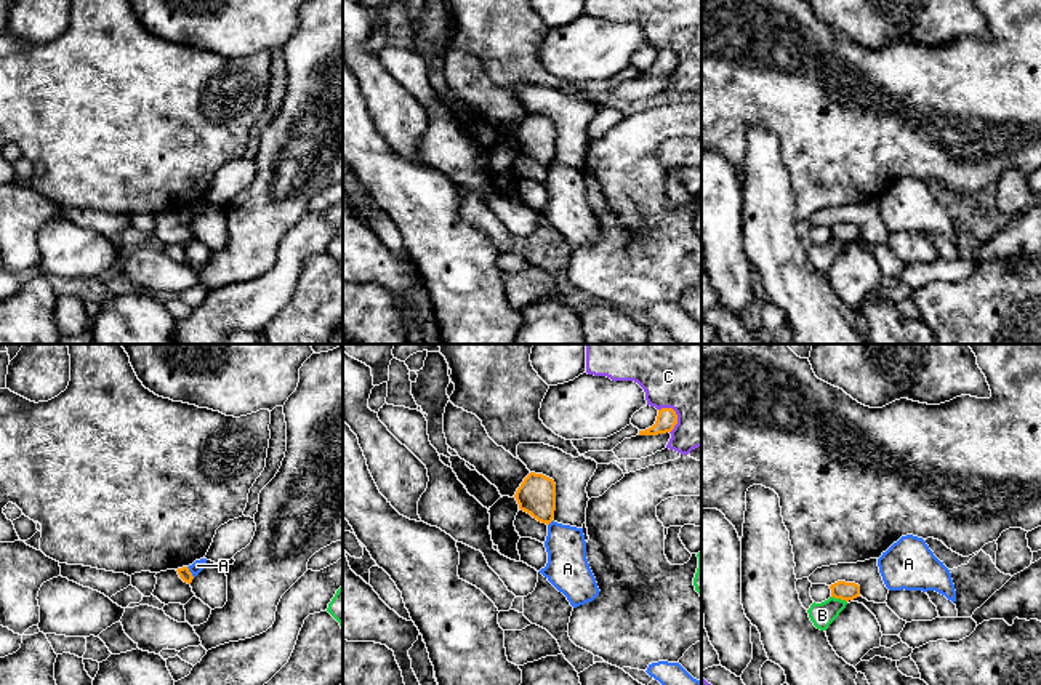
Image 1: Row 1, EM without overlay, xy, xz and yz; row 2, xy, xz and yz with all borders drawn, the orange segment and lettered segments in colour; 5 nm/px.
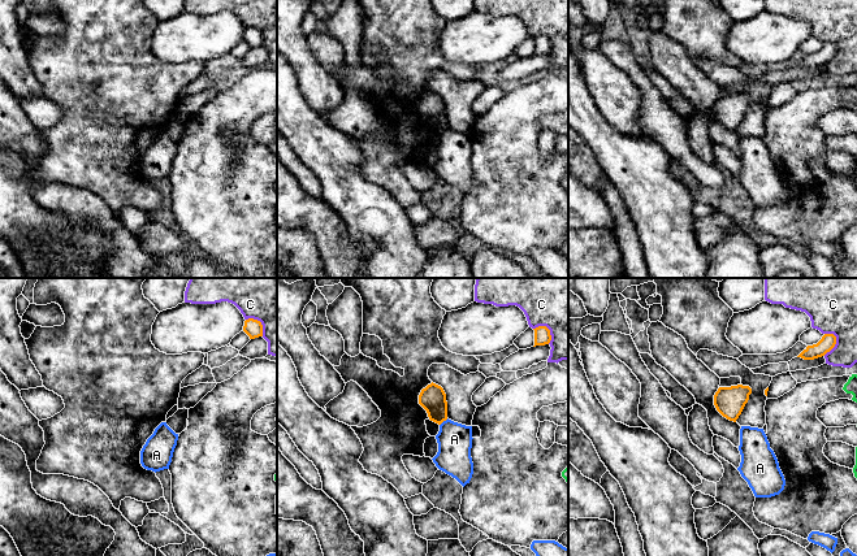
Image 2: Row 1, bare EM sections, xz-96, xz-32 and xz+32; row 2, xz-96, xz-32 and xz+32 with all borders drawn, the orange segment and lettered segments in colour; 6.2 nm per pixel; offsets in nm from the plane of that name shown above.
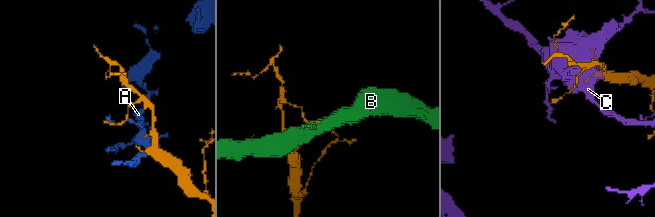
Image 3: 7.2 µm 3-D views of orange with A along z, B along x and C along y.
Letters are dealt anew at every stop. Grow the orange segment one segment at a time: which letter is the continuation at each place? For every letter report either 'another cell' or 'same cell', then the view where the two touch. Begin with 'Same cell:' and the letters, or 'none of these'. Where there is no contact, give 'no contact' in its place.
Same cell: none of these
A: another cell; meets orange in xy
B: another cell; meets orange in yz
C: another cell; meets orange in xz

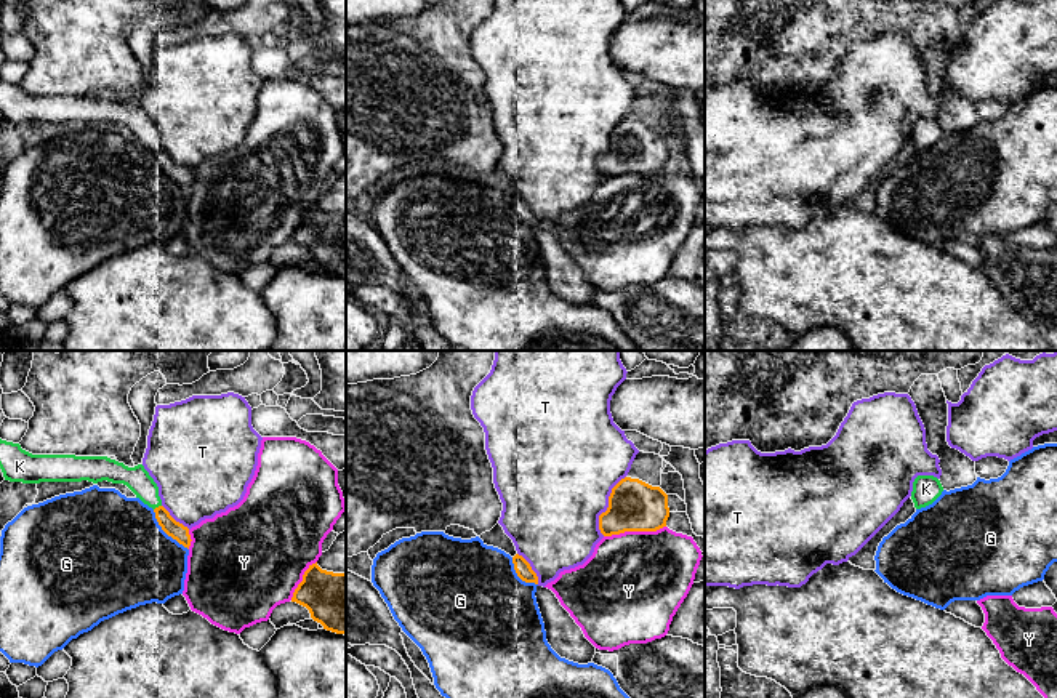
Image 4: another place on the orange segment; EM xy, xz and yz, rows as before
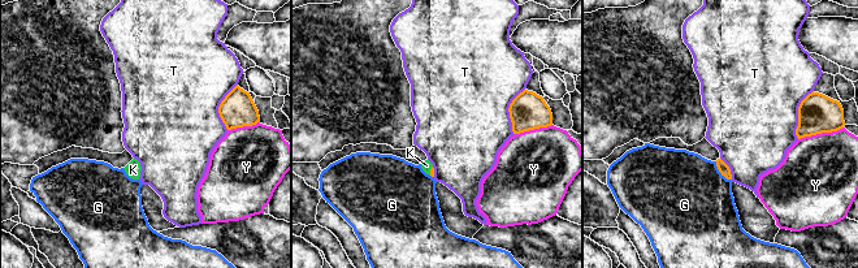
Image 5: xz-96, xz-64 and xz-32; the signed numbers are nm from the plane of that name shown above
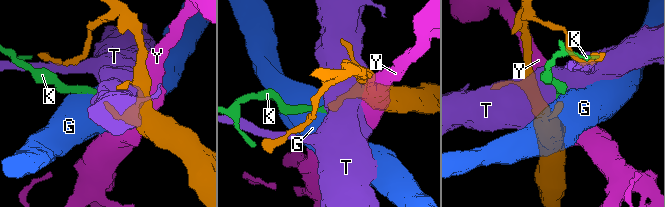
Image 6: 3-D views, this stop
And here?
Same cell: K
G: another cell; meets orange in xy
K: same cell; meets orange in xy
T: another cell; meets orange in xz
Y: another cell; meets orange in xz

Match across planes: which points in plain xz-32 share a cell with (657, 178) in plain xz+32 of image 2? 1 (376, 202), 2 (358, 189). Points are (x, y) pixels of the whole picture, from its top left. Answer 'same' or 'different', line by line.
1: same
2: same

